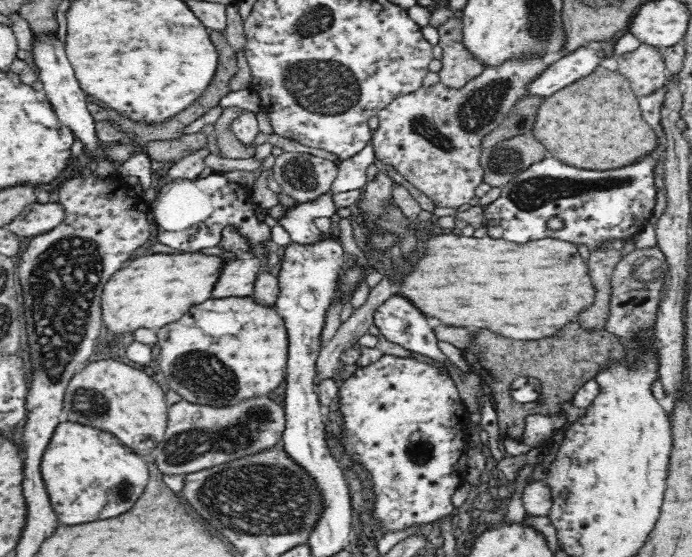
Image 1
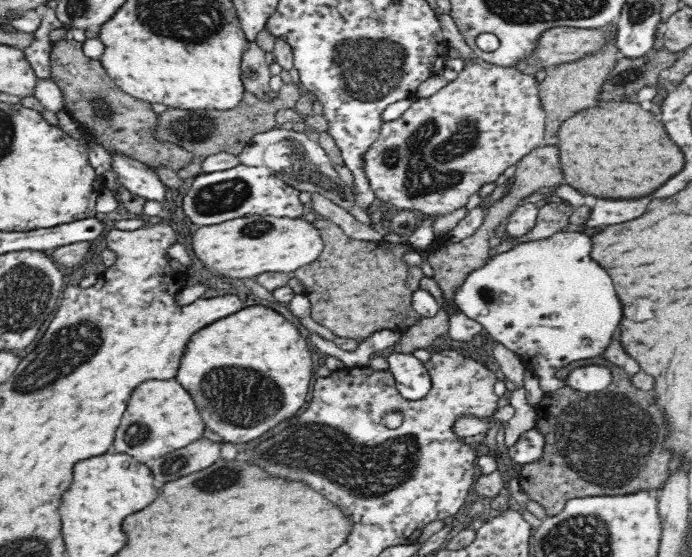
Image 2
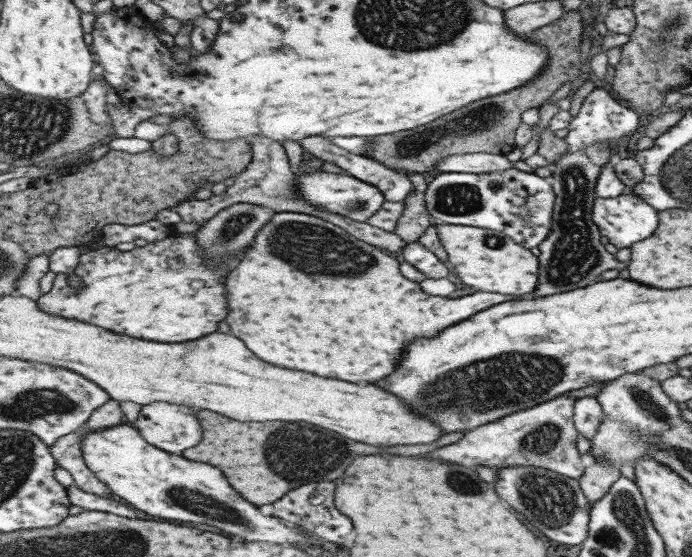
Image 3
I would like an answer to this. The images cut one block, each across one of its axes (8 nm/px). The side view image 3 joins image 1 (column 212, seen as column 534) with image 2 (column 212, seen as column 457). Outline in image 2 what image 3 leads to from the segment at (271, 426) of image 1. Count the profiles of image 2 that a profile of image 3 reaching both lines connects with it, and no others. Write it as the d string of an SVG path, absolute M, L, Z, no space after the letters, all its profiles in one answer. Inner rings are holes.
M204 438L194 446L186 446L186 450L175 450L166 456L156 458L154 462L146 462L146 466L154 474L154 486L160 488L166 482L178 480L192 472L200 472L212 466L220 458L220 444Z

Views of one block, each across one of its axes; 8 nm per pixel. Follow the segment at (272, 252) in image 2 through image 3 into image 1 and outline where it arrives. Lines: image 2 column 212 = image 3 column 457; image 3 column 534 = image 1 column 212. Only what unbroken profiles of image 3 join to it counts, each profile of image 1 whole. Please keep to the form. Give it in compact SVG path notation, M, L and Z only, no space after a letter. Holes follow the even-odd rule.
M154 252L137 256L136 260L129 261L118 270L106 284L102 296L102 322L110 332L118 332L129 338L138 328L157 330L176 322L192 306L210 298L226 266L227 258L206 252Z

